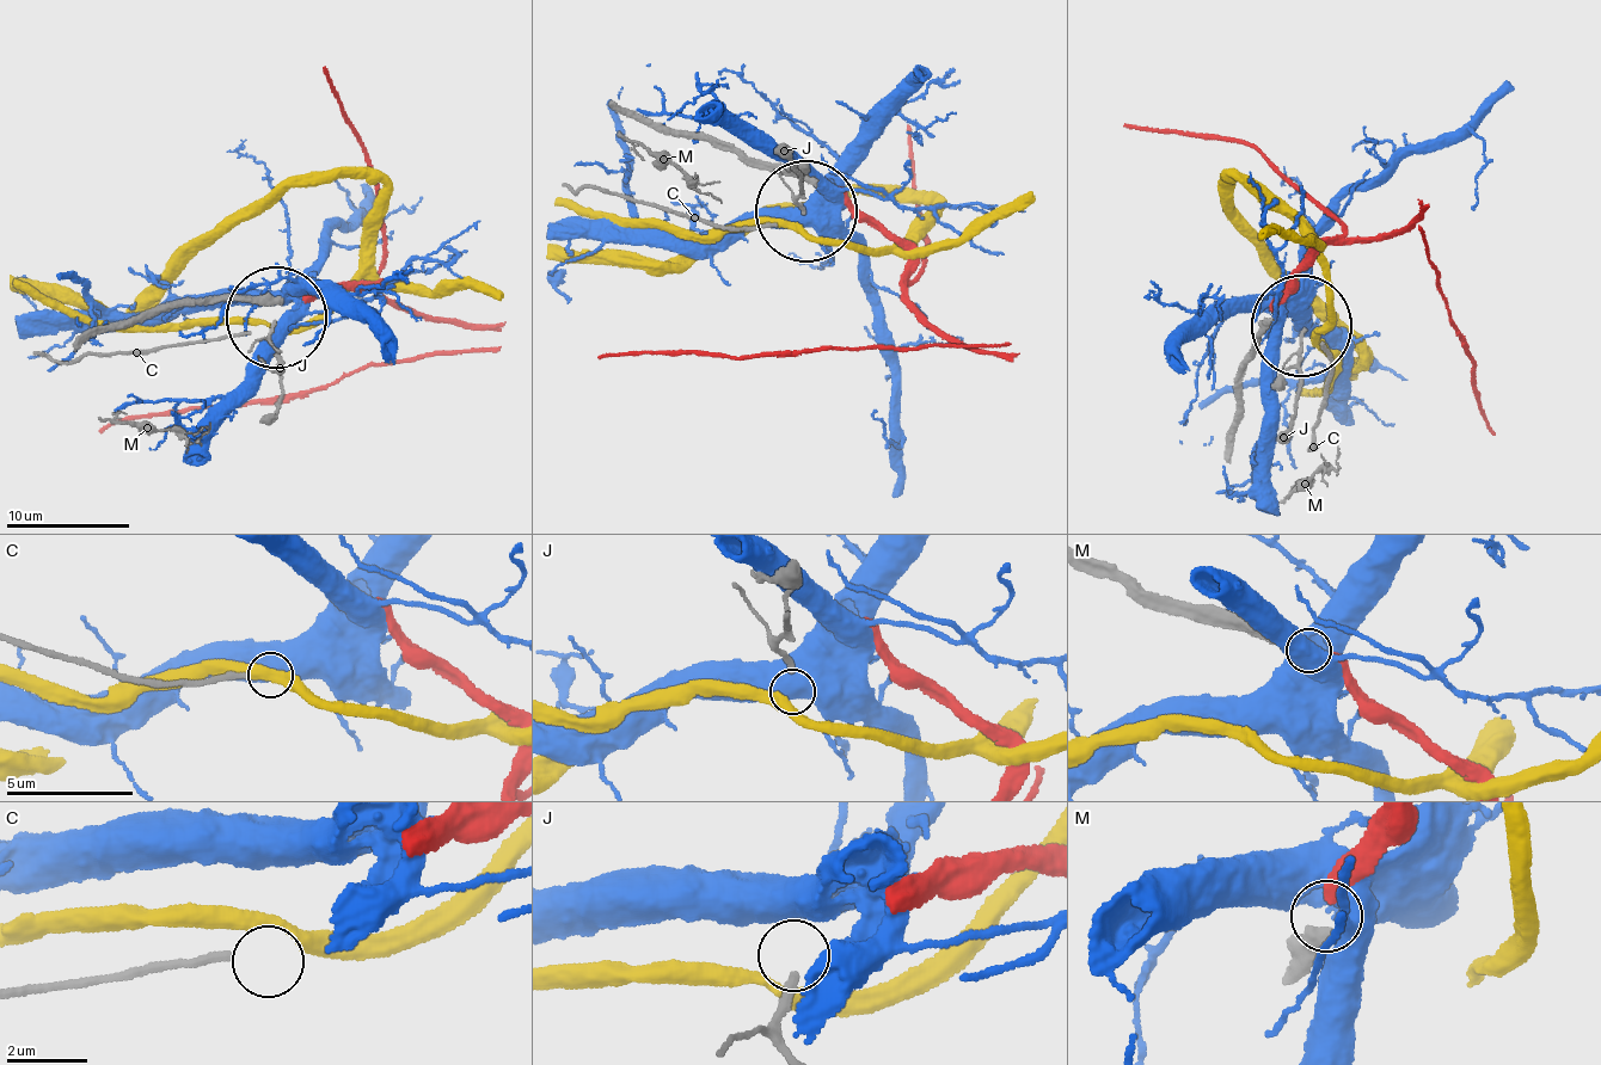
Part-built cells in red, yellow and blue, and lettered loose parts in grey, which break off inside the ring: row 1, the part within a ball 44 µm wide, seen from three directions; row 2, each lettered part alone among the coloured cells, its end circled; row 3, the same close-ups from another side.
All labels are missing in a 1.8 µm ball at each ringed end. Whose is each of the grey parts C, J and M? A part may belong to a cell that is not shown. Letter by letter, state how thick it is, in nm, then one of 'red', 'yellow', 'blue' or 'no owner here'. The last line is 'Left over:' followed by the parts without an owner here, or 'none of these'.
C: calibre 240 nm; yellow
J: calibre 220 nm; no owner here
M: calibre 440 nm; red
Left over: J

